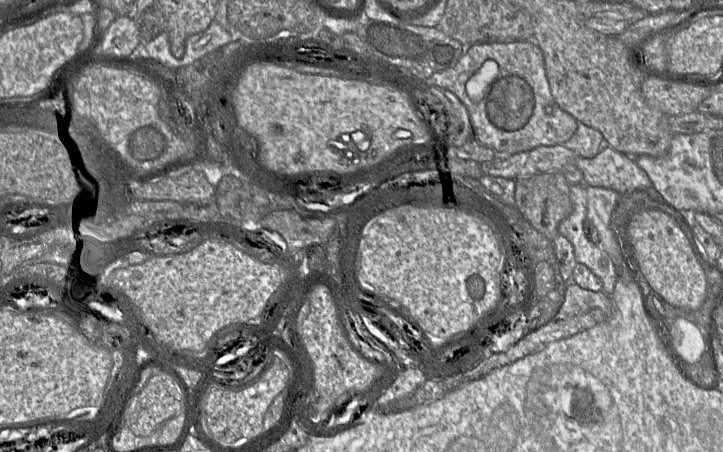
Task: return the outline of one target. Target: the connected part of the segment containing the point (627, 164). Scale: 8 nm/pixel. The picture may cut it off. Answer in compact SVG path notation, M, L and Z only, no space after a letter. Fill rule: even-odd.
M611 146L604 147L592 158L576 157L574 165L582 172L586 186L611 189L620 195L652 186L647 173L632 156Z

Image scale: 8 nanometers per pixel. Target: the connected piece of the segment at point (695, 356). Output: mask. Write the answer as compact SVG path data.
M683 317L676 318L670 326L671 350L688 364L697 363L706 352L704 336L699 328Z

